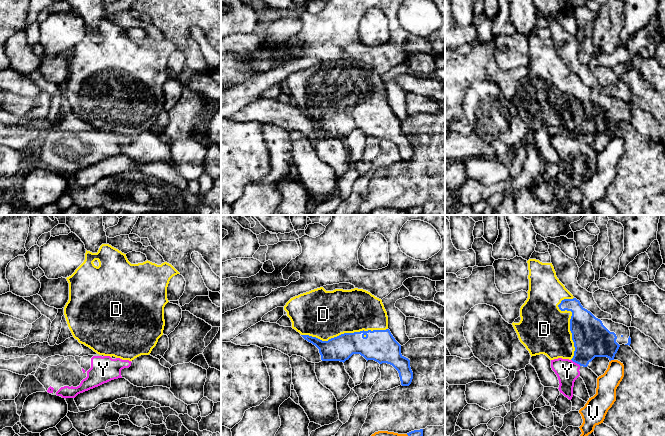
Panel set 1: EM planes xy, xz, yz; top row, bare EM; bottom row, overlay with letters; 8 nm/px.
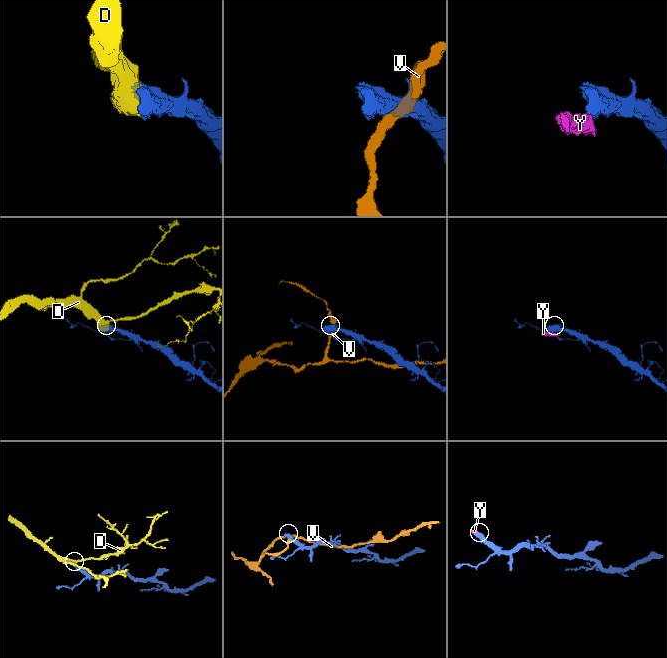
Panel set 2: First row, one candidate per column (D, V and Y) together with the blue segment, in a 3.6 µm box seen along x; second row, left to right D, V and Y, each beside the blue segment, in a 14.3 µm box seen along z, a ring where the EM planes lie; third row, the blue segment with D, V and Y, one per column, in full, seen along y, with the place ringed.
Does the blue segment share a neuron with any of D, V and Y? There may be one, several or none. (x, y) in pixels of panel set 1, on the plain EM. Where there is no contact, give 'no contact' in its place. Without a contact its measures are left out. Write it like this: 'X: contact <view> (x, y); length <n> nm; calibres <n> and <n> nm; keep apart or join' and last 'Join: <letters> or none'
D: contact xz (344, 109); length 700 nm; calibres 200 and 380 nm; join
V: contact yz (611, 135); length 40 nm; calibres 300 and 160 nm; keep apart
Y: contact yz (576, 138); length 90 nm; calibres 300 and 190 nm; keep apart
Join: D

